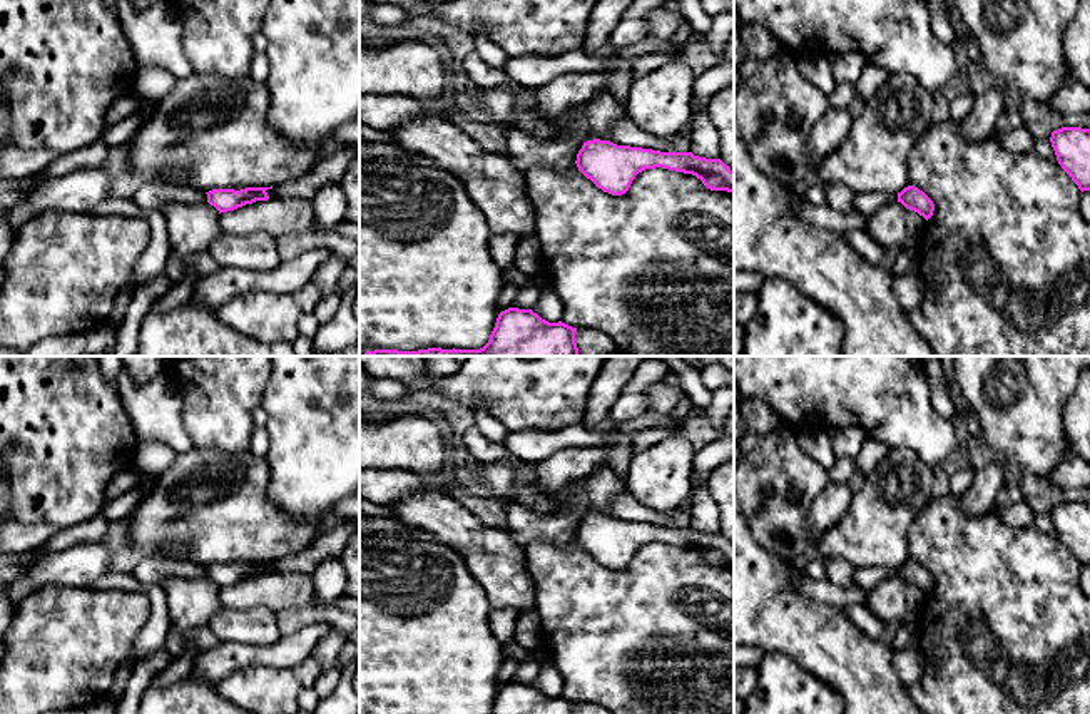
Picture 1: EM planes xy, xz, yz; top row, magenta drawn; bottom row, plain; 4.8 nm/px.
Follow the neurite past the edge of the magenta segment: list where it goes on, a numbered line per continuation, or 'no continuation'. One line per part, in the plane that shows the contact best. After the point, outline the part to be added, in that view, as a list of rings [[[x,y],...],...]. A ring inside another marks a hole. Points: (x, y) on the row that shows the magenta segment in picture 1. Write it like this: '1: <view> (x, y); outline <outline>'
no continuation

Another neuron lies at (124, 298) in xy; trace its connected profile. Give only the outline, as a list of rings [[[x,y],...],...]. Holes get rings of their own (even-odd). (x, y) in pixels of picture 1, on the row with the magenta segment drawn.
[[[129,279],[129,283],[117,293],[112,311],[110,311],[110,319],[107,323],[107,326],[112,331],[117,331],[119,326],[124,323],[127,311],[132,304],[135,289],[137,289],[135,283]]]

